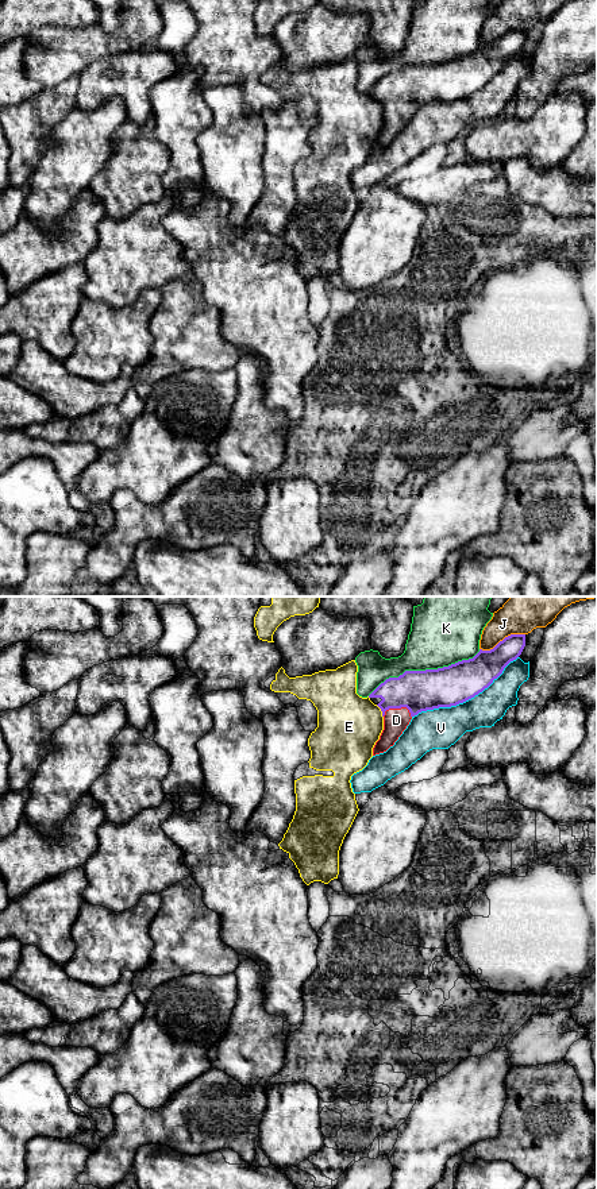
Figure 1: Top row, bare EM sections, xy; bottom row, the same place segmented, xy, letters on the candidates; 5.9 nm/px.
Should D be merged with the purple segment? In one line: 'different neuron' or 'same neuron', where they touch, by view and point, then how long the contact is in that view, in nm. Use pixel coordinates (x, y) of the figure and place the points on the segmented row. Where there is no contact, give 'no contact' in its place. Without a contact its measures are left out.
same neuron | xy (396, 707) | 180 nm

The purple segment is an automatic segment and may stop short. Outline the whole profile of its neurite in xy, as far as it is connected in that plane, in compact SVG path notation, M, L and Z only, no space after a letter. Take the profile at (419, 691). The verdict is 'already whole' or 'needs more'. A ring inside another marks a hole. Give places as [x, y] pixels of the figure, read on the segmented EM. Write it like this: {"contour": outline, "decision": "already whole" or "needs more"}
{"contour": "M511 634L490 651L479 649L473 659L438 669L405 671L398 678L386 679L369 695L369 698L382 699L377 706L384 717L384 730L373 748L373 756L384 753L393 746L411 719L419 713L457 706L482 692L502 673L511 661L521 655L524 646L525 634Z", "decision": "needs more"}

